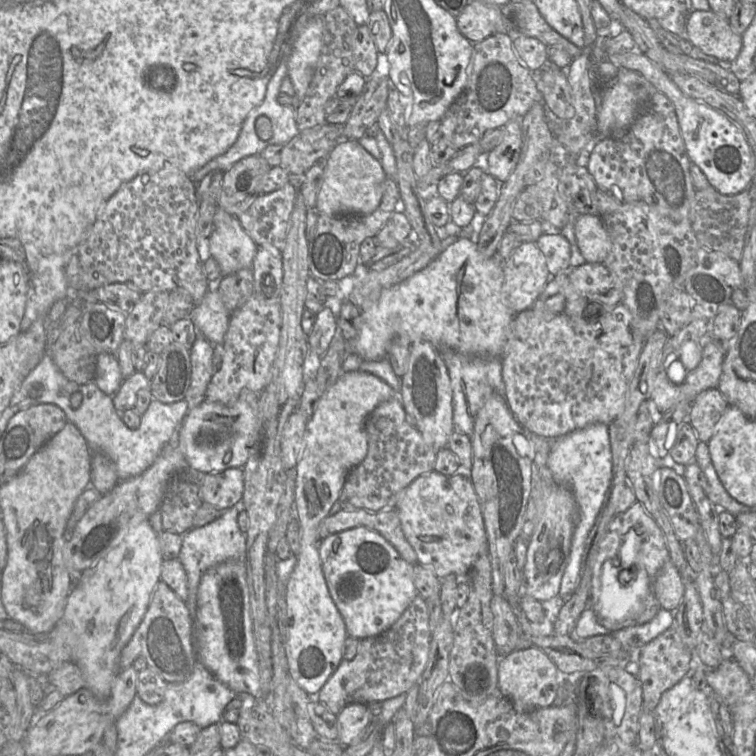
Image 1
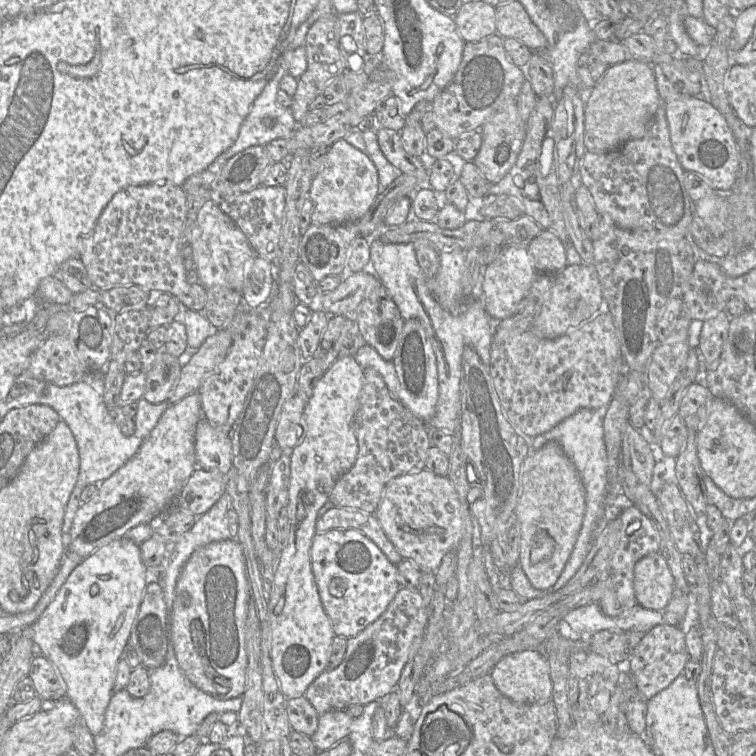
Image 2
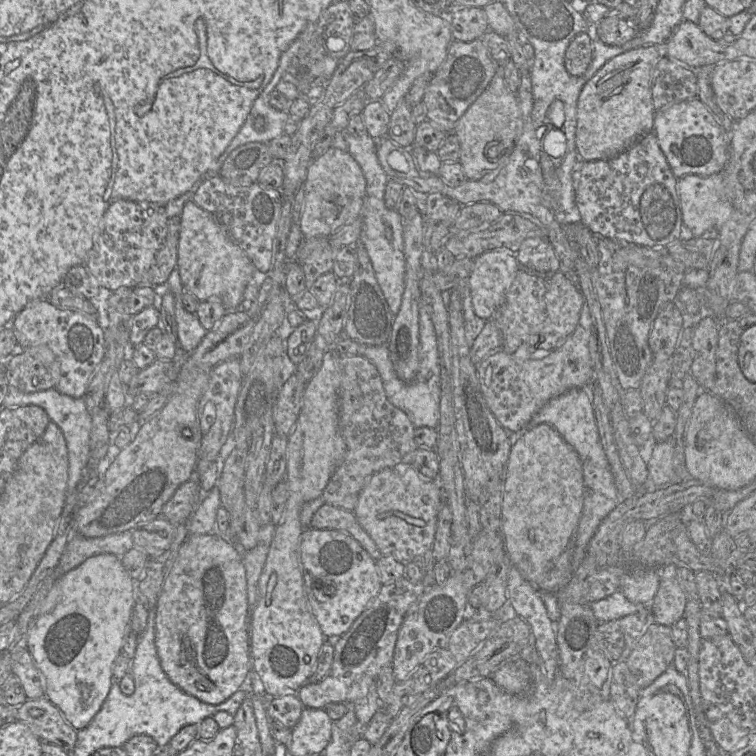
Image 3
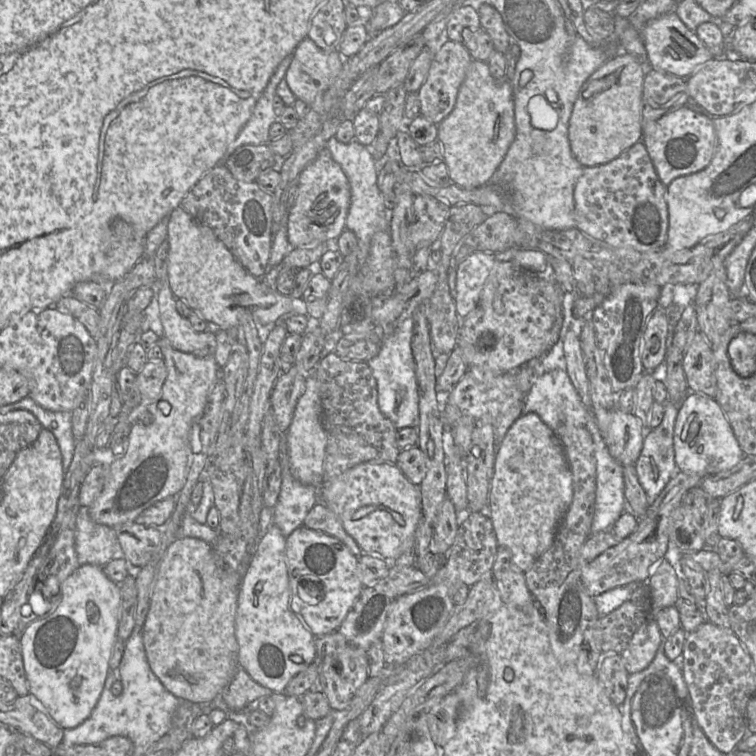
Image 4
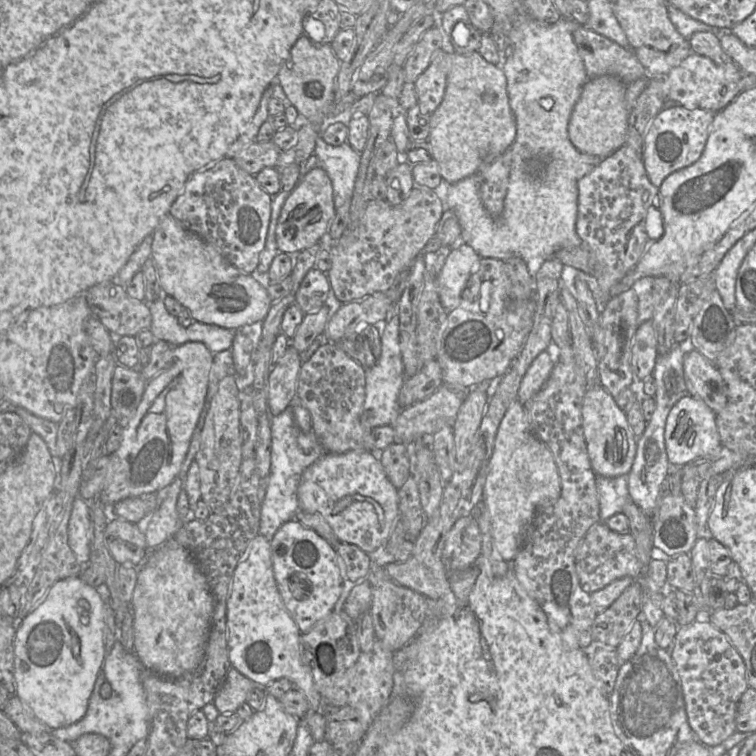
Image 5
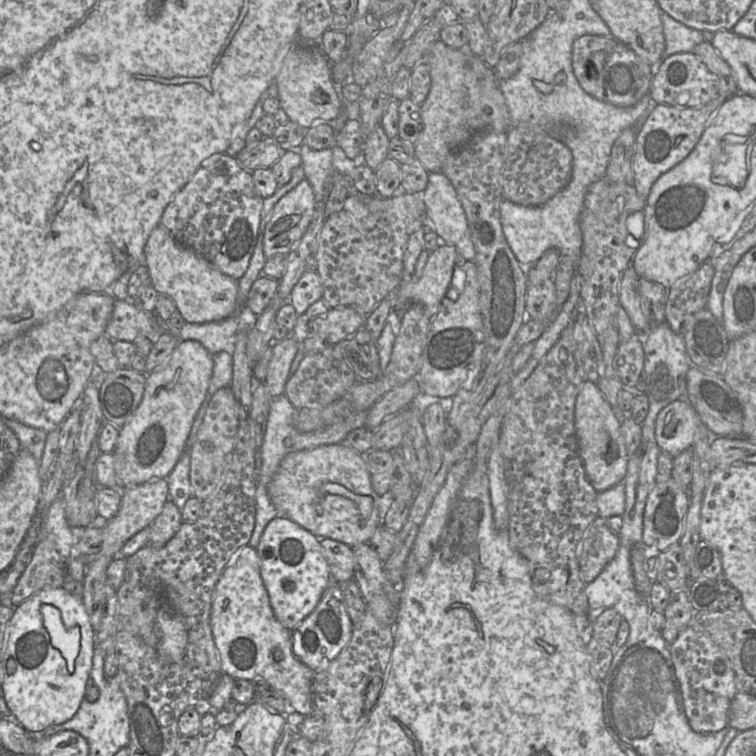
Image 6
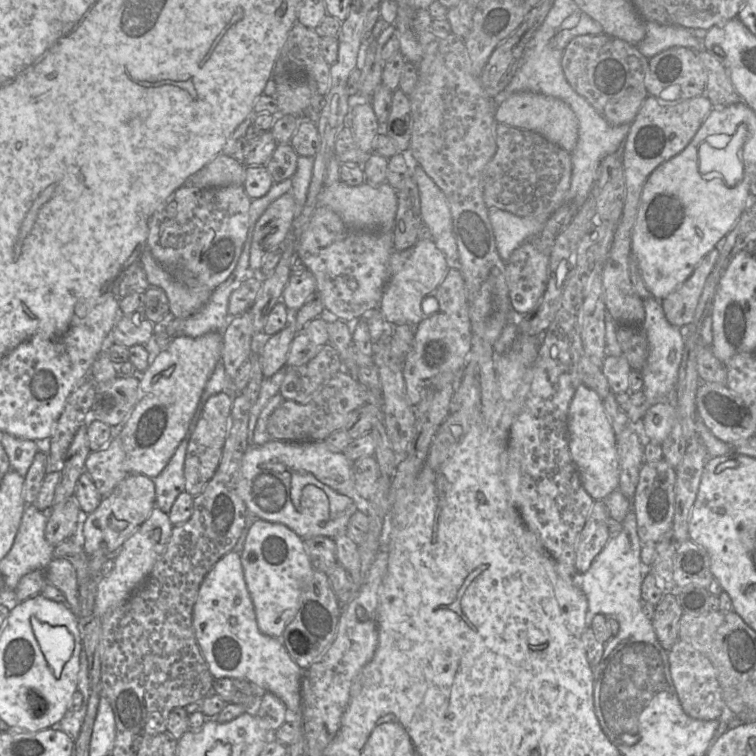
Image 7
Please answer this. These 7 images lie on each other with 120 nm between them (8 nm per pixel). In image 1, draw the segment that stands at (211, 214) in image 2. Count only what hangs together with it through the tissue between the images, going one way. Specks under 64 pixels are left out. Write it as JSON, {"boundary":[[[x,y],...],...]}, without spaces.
{"boundary":[[[218,206],[209,237],[209,252],[224,276],[252,267],[259,246],[246,233],[234,214]]]}

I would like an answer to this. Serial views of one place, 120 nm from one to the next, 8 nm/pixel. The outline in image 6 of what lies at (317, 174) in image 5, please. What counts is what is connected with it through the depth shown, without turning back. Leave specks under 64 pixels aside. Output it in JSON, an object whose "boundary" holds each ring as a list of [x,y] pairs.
{"boundary":[[[307,179],[302,180],[275,204],[263,235],[263,251],[266,258],[275,254],[287,255],[296,246],[312,220],[316,204],[312,186]]]}

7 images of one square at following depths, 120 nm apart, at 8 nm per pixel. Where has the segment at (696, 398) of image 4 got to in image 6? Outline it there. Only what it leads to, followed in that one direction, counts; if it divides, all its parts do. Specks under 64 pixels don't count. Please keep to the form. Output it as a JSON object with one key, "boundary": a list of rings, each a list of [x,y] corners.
{"boundary":[[[686,398],[676,400],[662,409],[655,425],[655,437],[661,453],[675,457],[691,449],[700,423],[696,410]]]}

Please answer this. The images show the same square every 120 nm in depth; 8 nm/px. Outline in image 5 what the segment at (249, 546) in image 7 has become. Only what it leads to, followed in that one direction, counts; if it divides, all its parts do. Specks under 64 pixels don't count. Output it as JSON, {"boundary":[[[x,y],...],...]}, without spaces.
{"boundary":[[[297,519],[282,524],[270,540],[273,574],[284,606],[301,633],[335,610],[342,592],[342,577],[334,547]]]}

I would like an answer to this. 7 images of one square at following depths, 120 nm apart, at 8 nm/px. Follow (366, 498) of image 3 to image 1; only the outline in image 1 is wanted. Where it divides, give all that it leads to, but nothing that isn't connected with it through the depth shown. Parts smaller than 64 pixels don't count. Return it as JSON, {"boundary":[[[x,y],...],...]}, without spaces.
{"boundary":[[[461,470],[449,476],[436,471],[418,476],[400,493],[394,508],[397,510],[404,536],[416,553],[417,563],[430,568],[439,578],[449,574],[460,579],[465,578],[479,553],[487,548],[481,506],[469,470]]]}

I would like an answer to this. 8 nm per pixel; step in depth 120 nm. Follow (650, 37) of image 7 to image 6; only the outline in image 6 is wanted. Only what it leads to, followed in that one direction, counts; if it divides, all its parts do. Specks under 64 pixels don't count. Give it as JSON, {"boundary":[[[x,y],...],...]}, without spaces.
{"boundary":[[[662,10],[660,18],[665,37],[664,56],[679,52],[693,52],[696,45],[704,40],[710,41],[714,35],[714,32],[711,31],[702,31],[689,27]]]}

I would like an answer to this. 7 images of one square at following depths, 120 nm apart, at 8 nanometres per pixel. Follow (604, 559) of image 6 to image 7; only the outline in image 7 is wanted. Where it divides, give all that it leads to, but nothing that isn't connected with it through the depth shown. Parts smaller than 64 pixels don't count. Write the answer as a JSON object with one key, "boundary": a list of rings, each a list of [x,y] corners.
{"boundary":[[[595,500],[587,521],[576,541],[575,568],[585,573],[610,539],[609,513],[604,500]]]}

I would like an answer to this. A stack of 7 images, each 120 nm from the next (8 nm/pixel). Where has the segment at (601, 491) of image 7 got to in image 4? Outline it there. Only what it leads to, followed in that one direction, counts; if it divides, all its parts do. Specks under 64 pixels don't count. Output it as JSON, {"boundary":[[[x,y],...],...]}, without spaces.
{"boundary":[[[618,407],[609,411],[593,410],[593,416],[610,455],[622,466],[634,465],[646,434],[640,419]]]}

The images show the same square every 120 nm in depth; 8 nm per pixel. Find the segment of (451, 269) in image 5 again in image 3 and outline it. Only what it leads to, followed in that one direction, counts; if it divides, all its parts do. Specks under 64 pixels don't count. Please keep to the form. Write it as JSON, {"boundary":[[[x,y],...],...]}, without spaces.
{"boundary":[[[495,249],[475,258],[468,280],[476,316],[489,321],[503,304],[520,264],[515,252]]]}

